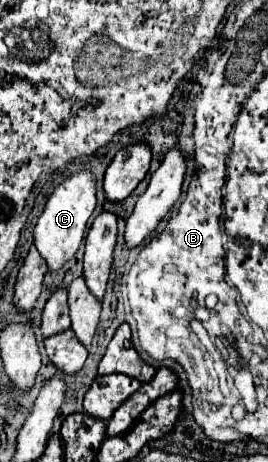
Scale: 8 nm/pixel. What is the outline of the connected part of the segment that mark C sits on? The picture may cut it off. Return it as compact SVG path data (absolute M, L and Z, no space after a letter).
M80 171L80 173L70 175L50 195L34 227L34 245L52 271L60 269L78 251L94 207L96 207L96 177L92 171Z

